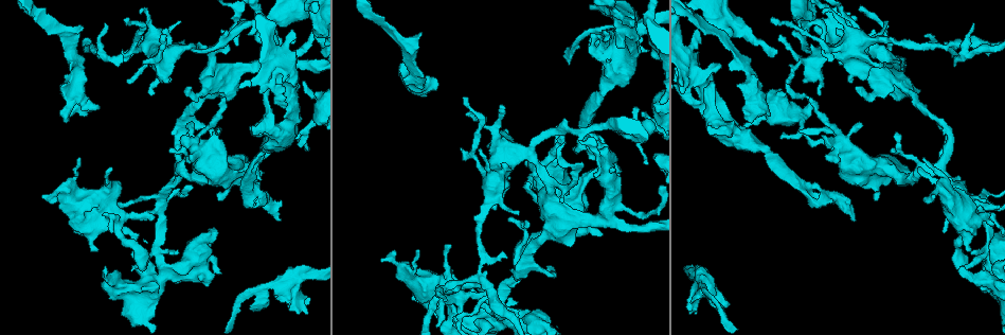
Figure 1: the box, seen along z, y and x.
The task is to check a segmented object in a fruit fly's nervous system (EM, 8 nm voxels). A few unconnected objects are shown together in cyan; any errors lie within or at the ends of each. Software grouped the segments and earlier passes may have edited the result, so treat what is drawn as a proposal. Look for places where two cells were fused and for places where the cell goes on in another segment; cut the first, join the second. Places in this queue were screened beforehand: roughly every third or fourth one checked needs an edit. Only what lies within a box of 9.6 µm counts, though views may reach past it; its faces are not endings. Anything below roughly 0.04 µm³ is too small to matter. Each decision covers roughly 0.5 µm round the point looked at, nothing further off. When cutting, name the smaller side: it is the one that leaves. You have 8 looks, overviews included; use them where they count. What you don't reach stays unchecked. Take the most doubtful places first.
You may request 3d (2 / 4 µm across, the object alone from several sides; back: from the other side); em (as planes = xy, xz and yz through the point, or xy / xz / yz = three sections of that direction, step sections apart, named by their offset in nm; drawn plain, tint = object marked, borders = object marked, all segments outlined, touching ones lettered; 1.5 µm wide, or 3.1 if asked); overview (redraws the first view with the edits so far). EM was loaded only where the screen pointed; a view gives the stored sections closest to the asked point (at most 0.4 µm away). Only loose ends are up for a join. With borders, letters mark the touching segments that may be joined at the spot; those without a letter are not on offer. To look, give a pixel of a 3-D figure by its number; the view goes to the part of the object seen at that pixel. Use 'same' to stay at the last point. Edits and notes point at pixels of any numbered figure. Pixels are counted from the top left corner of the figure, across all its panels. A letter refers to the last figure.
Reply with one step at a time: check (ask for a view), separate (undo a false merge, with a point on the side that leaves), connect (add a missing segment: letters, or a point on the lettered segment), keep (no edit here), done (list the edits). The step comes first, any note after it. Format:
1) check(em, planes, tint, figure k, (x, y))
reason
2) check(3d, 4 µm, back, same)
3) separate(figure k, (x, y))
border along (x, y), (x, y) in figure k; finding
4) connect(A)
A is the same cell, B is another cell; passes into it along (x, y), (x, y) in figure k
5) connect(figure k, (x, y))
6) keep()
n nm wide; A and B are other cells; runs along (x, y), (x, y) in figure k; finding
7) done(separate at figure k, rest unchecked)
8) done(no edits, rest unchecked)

check(3d, 4 µm, figure 1, (646, 164))
thin end

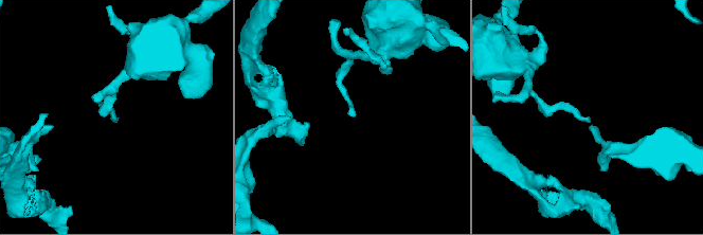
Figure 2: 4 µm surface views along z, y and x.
check(em, planes, borders, figure 2, (587, 118))
need the tissue

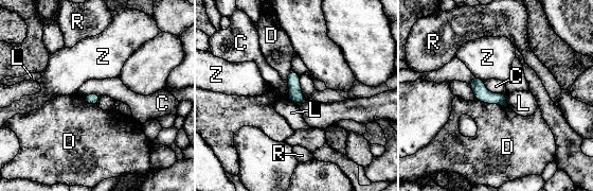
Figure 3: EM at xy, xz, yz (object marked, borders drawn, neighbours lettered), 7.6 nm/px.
keep()
D touches over 240 nm; C, D, L, R and Z are other cells; no lettered segment goes on from it

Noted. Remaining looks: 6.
check(3d, 2 µm, figure 1, (644, 114))

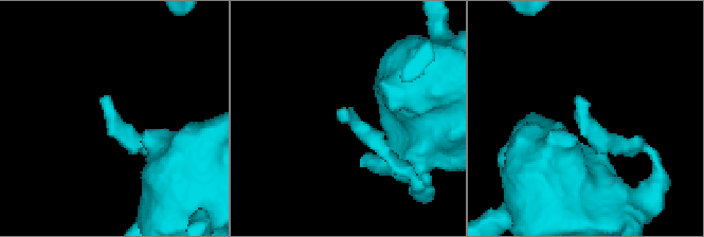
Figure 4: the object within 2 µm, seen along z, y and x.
check(em, planes, borders, figure 4, (343, 112))

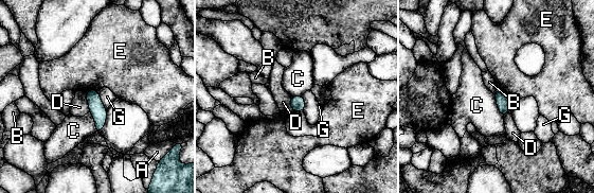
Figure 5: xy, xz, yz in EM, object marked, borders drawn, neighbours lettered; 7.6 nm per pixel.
keep()
A, B, C, D, E and G are other cells; border along (493, 94), (497, 108), (503, 118) in figure 5; none of them fits

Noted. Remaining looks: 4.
check(em, planes, borders, figure 1, (244, 155))
an open end

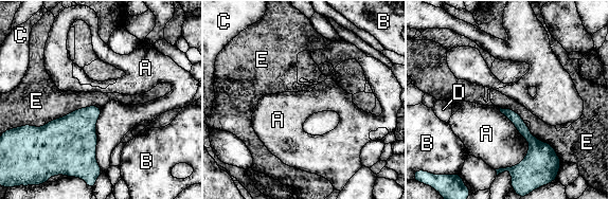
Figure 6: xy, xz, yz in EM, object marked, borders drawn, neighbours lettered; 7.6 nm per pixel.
keep()
A, B, C, D and E are other cells; runs along (504, 111), (519, 123), (531, 142) in figure 6; no lettered segment goes on from it

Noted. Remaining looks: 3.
done(no edits, rest unchecked)

